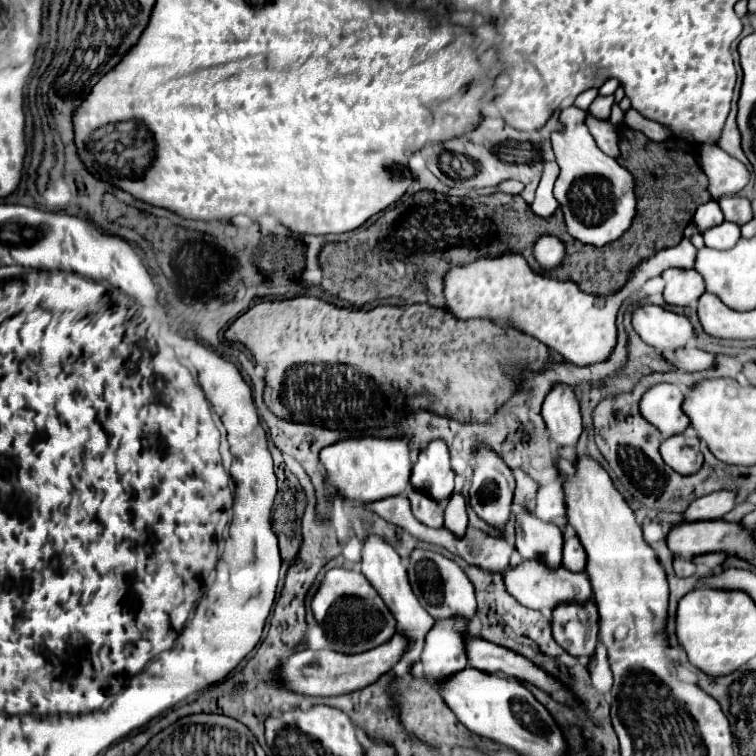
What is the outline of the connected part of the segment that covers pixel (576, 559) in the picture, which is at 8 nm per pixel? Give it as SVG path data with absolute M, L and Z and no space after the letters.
M572 537L568 541L564 541L564 559L562 565L570 571L584 571L586 569L586 551L582 547L582 543L578 541L578 537Z

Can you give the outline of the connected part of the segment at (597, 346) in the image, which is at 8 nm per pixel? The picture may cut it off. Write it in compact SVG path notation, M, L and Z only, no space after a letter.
M690 225L684 235L686 237L678 245L658 251L654 257L650 257L650 261L642 261L642 265L638 265L638 273L634 273L634 281L610 297L590 297L572 281L546 279L534 273L518 253L454 267L444 277L446 309L450 309L450 313L454 313L458 319L488 319L494 323L512 325L514 329L520 329L522 333L536 337L550 349L562 353L578 367L596 365L606 361L616 347L616 317L628 295L636 293L648 279L658 277L668 267L694 268L698 249L688 239L694 235L694 227Z

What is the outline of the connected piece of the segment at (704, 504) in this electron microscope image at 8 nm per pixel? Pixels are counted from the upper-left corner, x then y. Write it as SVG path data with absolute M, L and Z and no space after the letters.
M712 493L692 501L684 511L684 521L714 521L734 509L736 493Z

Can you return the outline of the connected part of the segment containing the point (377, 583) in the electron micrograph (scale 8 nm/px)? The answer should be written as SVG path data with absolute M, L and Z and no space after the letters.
M370 535L364 543L364 549L362 549L362 573L374 585L374 589L378 591L378 595L382 597L382 601L386 603L390 613L394 615L396 631L408 641L408 649L406 649L404 659L408 661L408 667L412 671L416 671L418 663L420 663L420 651L426 641L426 633L434 627L434 619L430 617L430 613L420 605L418 597L414 595L410 579L408 579L408 571L402 565L400 555L384 539Z

